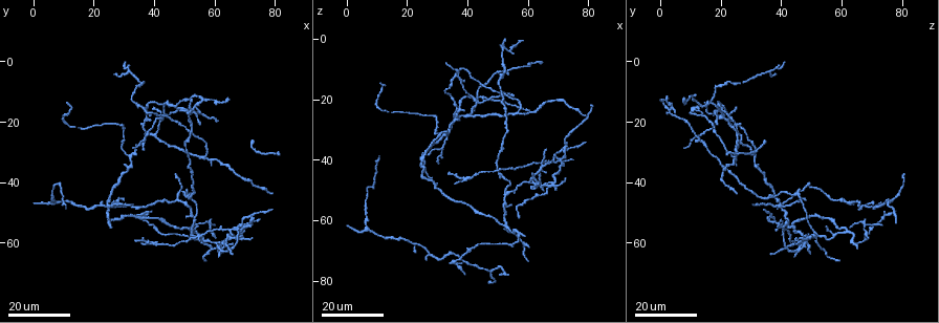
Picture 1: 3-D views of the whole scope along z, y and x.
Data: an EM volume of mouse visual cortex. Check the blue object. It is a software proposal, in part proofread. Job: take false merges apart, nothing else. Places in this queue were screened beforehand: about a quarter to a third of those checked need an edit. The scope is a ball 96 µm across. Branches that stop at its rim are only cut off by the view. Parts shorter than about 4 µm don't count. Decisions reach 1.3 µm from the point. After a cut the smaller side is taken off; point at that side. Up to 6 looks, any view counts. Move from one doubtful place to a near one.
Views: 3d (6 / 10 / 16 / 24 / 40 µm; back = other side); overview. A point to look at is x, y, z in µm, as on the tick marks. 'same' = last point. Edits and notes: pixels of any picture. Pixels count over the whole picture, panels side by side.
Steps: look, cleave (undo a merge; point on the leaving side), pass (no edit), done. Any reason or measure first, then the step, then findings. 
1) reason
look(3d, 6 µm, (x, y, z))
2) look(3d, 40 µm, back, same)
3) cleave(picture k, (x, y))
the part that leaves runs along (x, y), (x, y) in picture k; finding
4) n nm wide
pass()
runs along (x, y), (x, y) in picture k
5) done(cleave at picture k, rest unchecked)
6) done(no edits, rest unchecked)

side arm on a straight run
look(3d, 24 µm, (37, 16, 11))

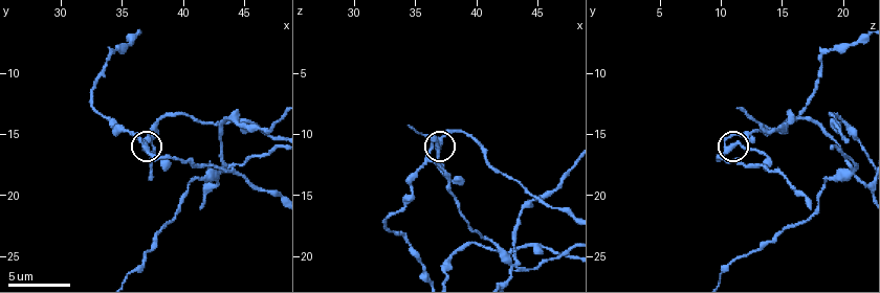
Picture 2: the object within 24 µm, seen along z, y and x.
look(3d, 6 µm, (36.8, 15.8, 10.8))

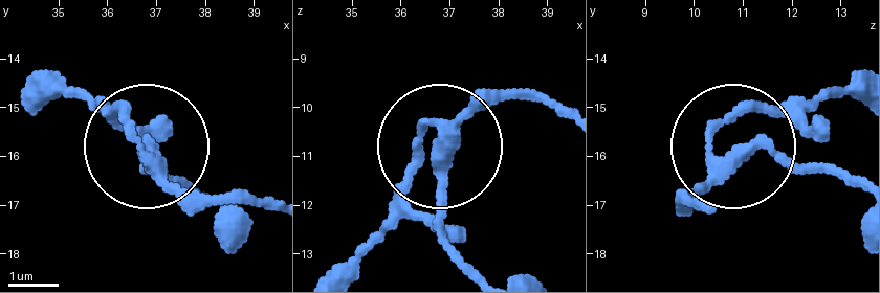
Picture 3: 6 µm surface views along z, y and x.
3 arms
pass()
one neuron here

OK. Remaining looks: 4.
four-way junction
look(3d, 10 µm, (43.4, 17.6, 20.8))

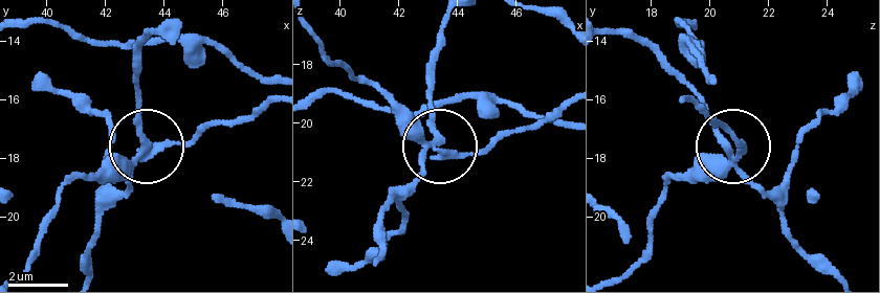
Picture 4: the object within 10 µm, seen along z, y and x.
210 nm wide
cleave(picture 4, (103, 164))
the part that leaves runs along (132, 159), (105, 161), (62, 189), (22, 272) in picture 4; two neurons meet here

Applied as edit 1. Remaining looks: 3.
look(3d, 24 µm, (53, 15, 3))

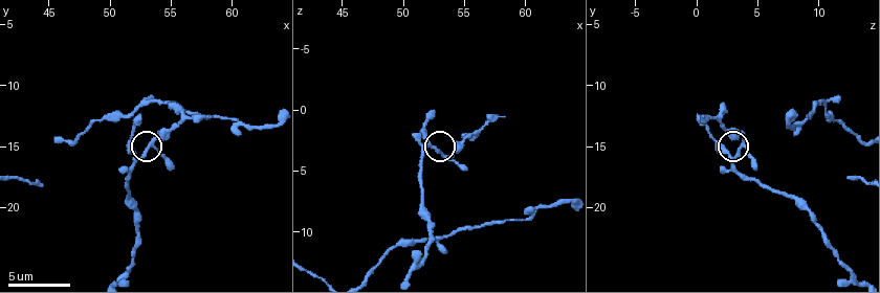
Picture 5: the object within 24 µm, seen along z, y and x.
look(3d, 10 µm, (52.4, 15.8, 3.2))

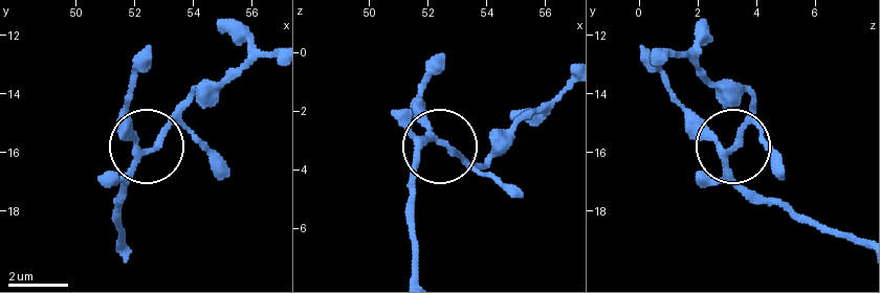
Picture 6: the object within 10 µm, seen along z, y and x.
look(3d, 10 µm, back, (52.5, 16.0, 3.0))

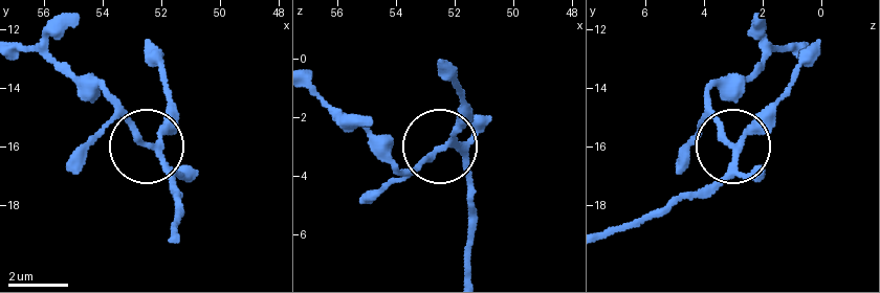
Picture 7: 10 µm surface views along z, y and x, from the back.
3 arms
pass()
runs along (603, 239), (708, 192), (728, 168), (739, 138), (780, 96) in picture 7; continuous, no second neuron

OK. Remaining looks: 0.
done(cleave at picture 4, rest unchecked)

